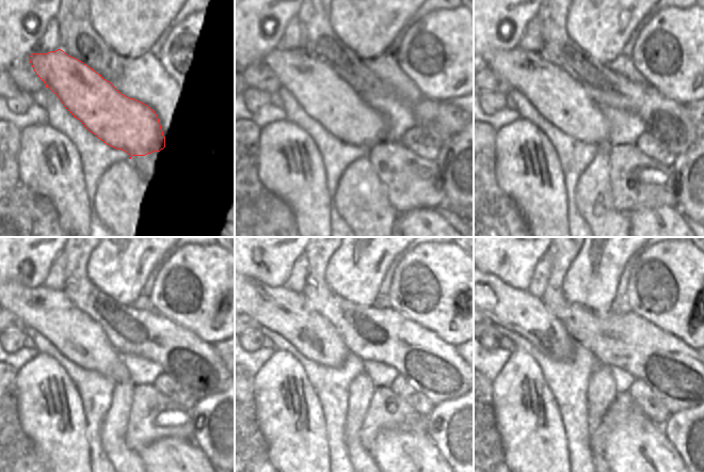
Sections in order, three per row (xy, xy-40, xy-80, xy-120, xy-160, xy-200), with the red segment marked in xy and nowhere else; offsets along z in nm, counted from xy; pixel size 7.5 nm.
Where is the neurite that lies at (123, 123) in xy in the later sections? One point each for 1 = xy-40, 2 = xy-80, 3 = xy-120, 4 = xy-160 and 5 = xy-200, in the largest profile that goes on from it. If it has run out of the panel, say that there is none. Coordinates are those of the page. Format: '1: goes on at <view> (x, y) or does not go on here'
1: goes on at xy-40 (330, 100)
2: goes on at xy-80 (554, 93)
3: goes on at xy-120 (74, 333)
4: goes on at xy-160 (289, 314)
5: goes on at xy-200 (517, 311)

